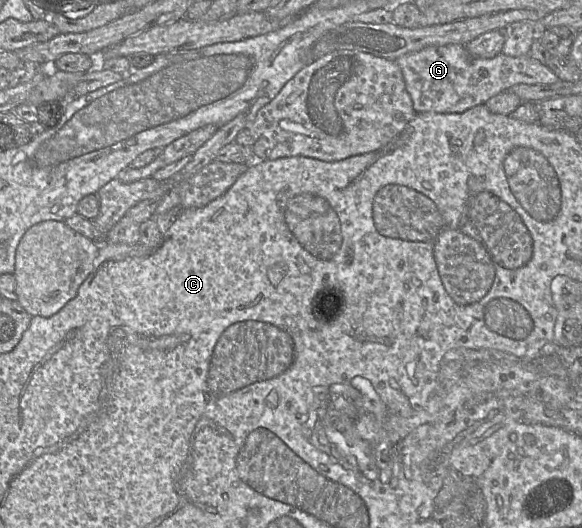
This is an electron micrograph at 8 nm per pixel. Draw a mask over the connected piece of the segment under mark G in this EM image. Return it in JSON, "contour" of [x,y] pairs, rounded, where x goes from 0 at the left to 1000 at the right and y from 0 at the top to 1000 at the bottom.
{"contour":[[[796,83],[739,87],[718,98],[686,108],[679,117],[686,123],[698,169],[706,182],[710,205],[716,214],[792,214],[823,197],[832,197],[845,182],[871,170],[887,159],[948,159],[960,148],[943,127],[909,102],[880,108],[857,100],[845,110],[811,108]]]}

